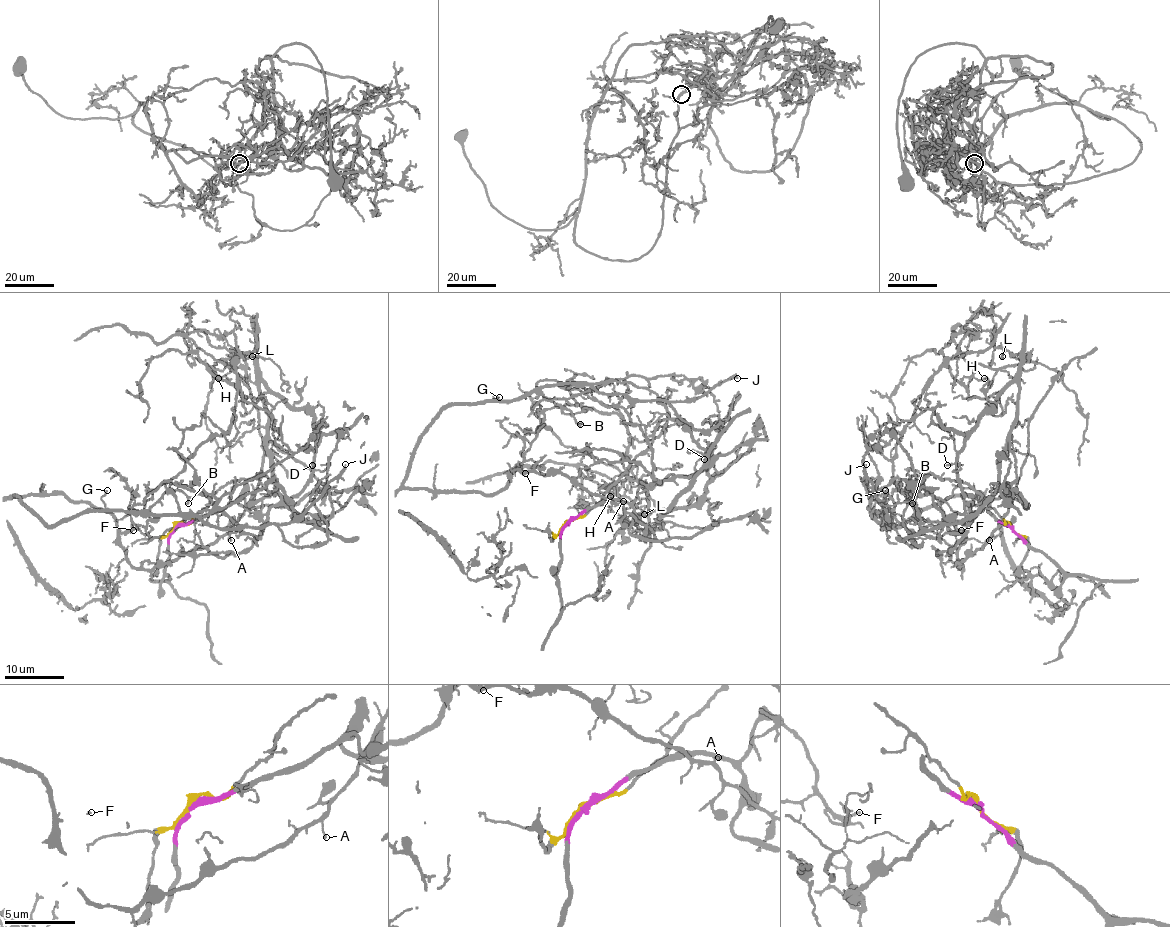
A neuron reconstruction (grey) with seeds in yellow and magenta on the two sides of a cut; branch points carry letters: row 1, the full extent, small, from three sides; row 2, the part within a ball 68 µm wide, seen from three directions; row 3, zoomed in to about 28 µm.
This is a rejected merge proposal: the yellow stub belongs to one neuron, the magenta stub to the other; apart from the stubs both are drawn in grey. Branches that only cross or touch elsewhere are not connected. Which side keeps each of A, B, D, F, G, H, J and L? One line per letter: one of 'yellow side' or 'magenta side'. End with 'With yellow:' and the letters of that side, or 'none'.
A: magenta side
B: magenta side
D: yellow side
F: magenta side
G: magenta side
H: yellow side
J: magenta side
L: yellow side
With yellow: D, H, L

